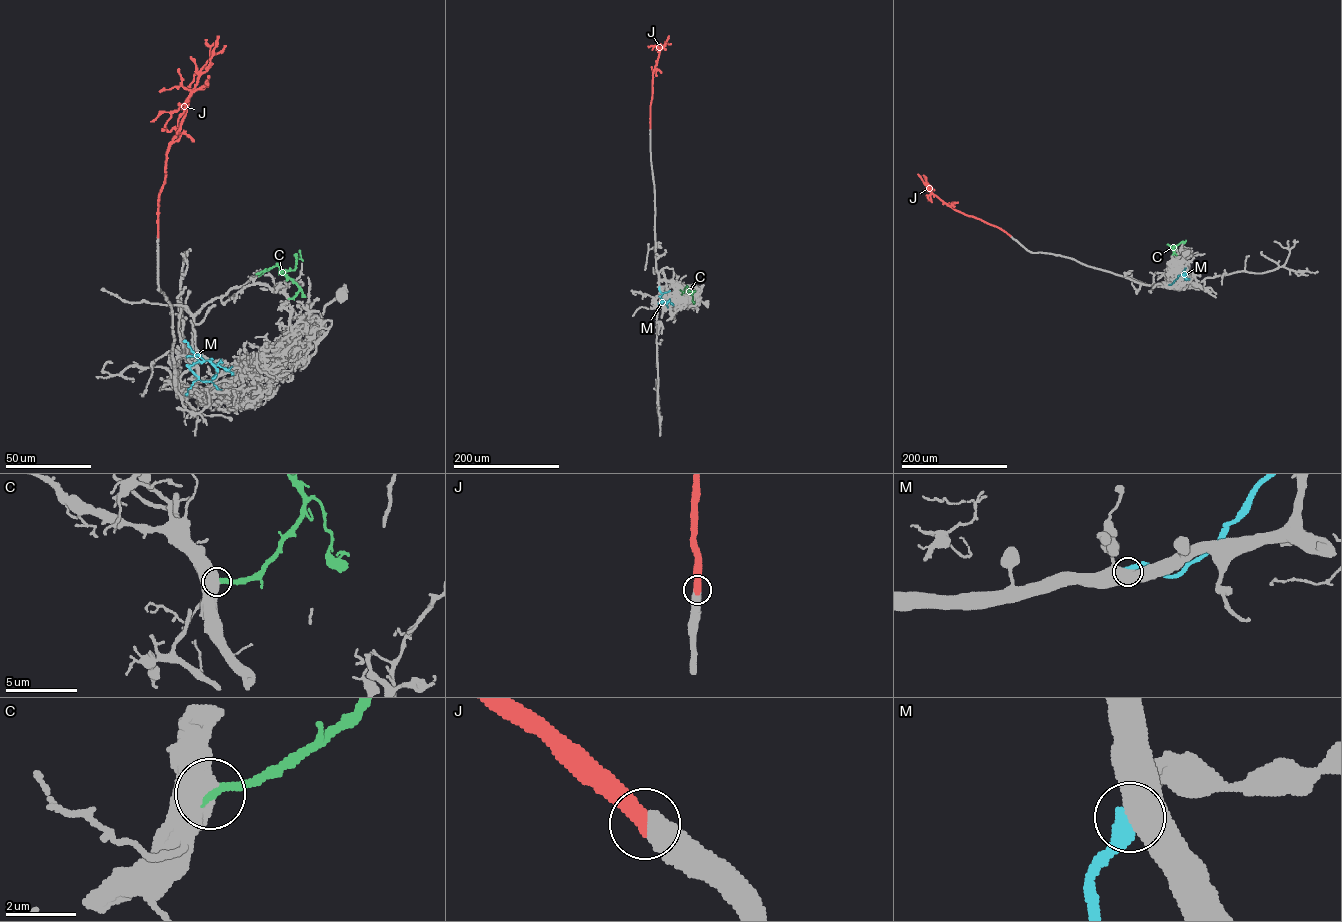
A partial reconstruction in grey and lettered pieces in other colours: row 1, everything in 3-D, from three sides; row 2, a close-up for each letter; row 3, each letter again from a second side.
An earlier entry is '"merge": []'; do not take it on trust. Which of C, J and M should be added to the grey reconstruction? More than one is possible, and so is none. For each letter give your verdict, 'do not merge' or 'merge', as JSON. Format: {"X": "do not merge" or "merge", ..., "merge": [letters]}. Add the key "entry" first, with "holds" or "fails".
{"entry": "fails", "C": "do not merge", "J": "merge", "M": "do not merge", "merge": ["J"]}

